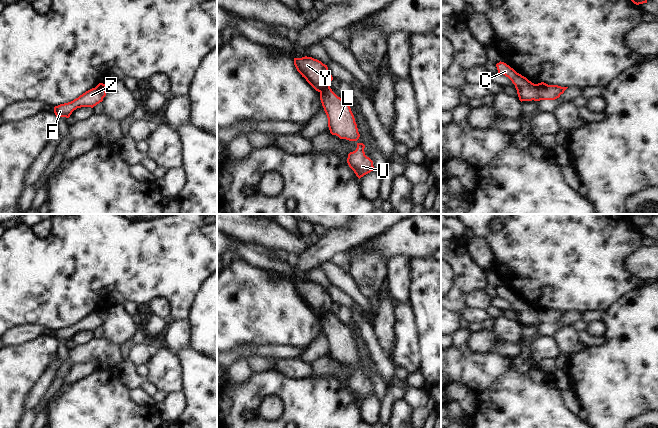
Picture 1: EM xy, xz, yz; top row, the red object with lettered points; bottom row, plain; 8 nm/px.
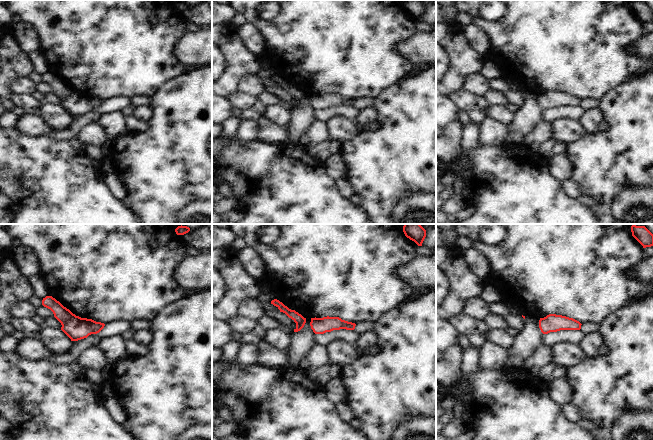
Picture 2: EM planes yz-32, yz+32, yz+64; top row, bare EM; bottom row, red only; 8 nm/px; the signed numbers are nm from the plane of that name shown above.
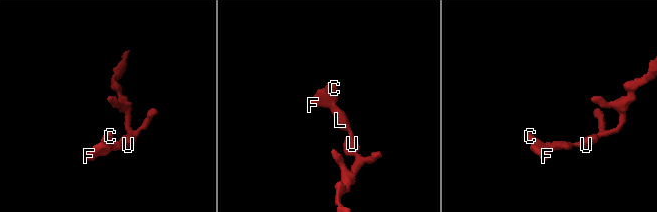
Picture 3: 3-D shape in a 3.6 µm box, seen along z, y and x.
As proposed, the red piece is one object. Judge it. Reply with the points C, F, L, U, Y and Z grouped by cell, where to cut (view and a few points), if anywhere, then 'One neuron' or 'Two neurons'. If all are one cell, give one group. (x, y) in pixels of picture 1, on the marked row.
Groups: C F Y Z / L U. Split along yz (539, 83), (539, 97), (541, 99). Two neurons.

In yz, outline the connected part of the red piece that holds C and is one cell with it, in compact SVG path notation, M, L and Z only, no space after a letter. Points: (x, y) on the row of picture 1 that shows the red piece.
M504 62L496 64L499 74L503 74L508 77L515 85L519 100L522 101L540 101L539 87L540 83L534 84L529 81L526 77L517 73L513 68Z

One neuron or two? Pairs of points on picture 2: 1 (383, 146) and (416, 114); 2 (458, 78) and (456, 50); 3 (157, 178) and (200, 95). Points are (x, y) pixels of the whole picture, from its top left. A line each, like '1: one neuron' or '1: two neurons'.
1: one neuron
2: one neuron
3: one neuron

